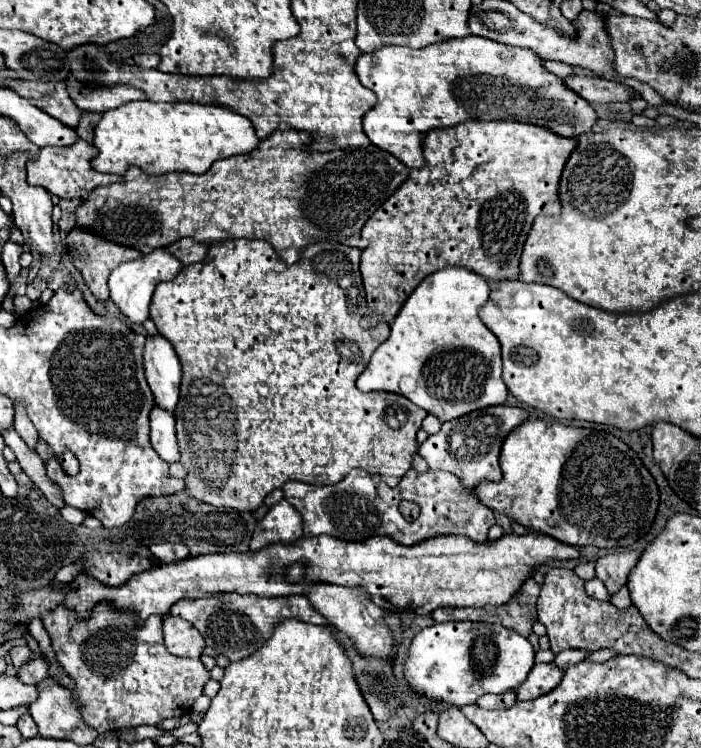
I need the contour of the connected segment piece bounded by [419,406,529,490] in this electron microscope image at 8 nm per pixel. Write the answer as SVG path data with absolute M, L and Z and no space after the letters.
M489 406L483 410L475 410L471 414L445 422L437 434L429 436L419 446L419 454L427 460L429 468L447 470L459 476L469 490L473 490L481 480L499 482L503 476L499 468L501 444L507 438L507 434L519 424L523 424L525 420L529 420L529 412L523 408Z

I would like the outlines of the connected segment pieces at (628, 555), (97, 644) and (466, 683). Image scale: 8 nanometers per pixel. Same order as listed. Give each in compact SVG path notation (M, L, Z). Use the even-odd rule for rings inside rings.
M619 552L619 554L607 554L597 560L597 576L605 582L607 590L615 594L623 584L627 584L627 578L635 564L639 562L641 552Z
M99 602L97 606L93 606L85 620L77 618L75 636L73 622L69 628L71 612L73 610L69 610L65 604L57 604L51 612L41 616L41 622L51 638L51 648L55 652L59 666L75 682L71 698L75 700L85 724L89 724L97 732L113 732L117 728L135 728L143 724L157 726L165 718L183 716L191 712L193 702L203 694L203 686L209 680L209 670L197 658L177 658L167 652L163 644L161 616L153 614L145 622L139 622L139 618L133 612L123 612L113 604Z
M445 622L423 628L409 644L403 680L415 696L443 700L449 706L475 704L483 694L503 694L525 682L533 668L535 650L513 630L483 622Z

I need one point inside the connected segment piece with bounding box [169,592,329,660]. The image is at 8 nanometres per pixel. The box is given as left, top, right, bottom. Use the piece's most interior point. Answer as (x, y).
(233, 624)

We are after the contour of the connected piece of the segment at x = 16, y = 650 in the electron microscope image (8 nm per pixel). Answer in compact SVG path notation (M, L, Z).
M24 638L15 639L12 645L13 647L12 650L9 651L9 654L17 671L21 667L21 664L25 662L25 659L31 655L31 652Z

